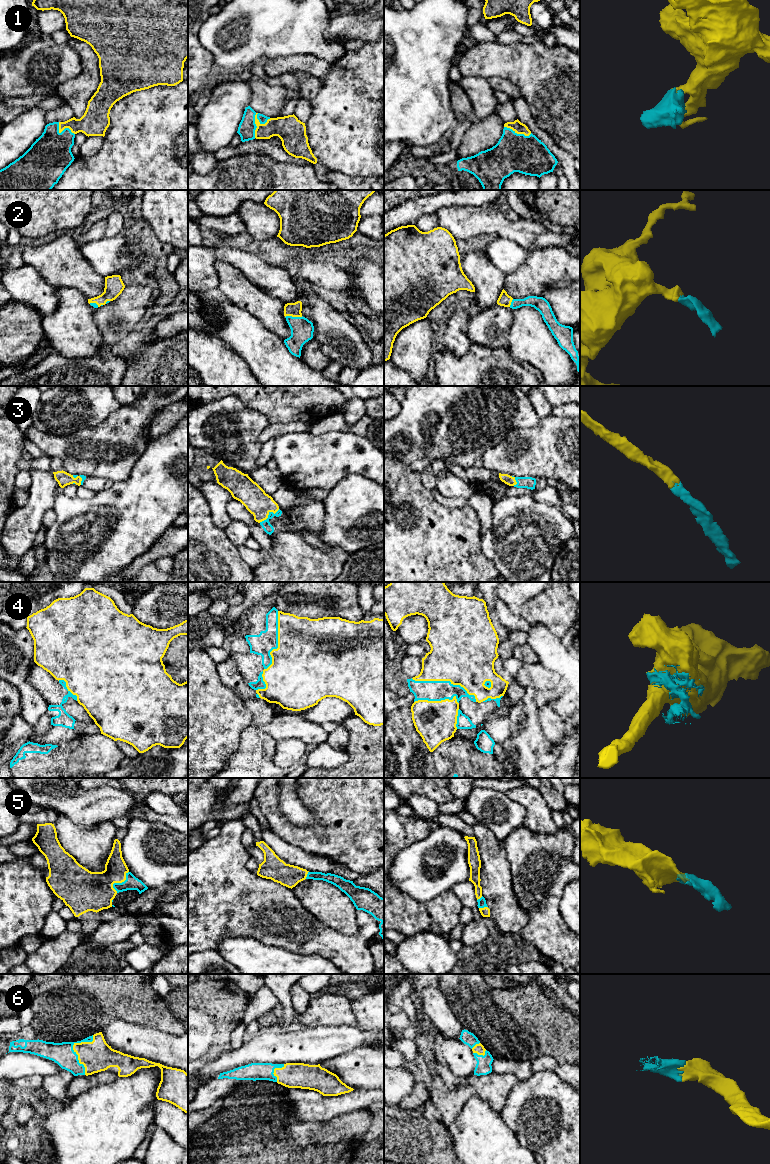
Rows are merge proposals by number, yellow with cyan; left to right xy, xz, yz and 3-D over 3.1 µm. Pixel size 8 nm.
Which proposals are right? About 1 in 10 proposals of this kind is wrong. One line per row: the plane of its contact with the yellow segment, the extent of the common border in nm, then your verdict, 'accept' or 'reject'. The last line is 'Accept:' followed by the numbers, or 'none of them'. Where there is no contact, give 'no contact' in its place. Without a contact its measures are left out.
1: meets yellow in xz; contact 200 nm long; accept
2: meets yellow in xz; contact 140 nm long; accept
3: meets yellow in xz; contact 200 nm long; accept
4: meets yellow in yz; contact 550 nm long; reject
5: meets yellow in xy; contact 200 nm long; accept
6: meets yellow in xy; contact 320 nm long; accept
Accept: 1, 2, 3, 5, 6

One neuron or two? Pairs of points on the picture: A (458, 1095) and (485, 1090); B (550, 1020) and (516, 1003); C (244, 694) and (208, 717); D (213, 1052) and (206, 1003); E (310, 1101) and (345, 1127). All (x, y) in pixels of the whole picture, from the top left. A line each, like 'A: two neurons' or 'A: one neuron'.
A: two neurons
B: one neuron
C: two neurons
D: one neuron
E: two neurons

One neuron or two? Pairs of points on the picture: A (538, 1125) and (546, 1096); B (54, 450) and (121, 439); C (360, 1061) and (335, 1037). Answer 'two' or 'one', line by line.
A: one
B: one
C: two

